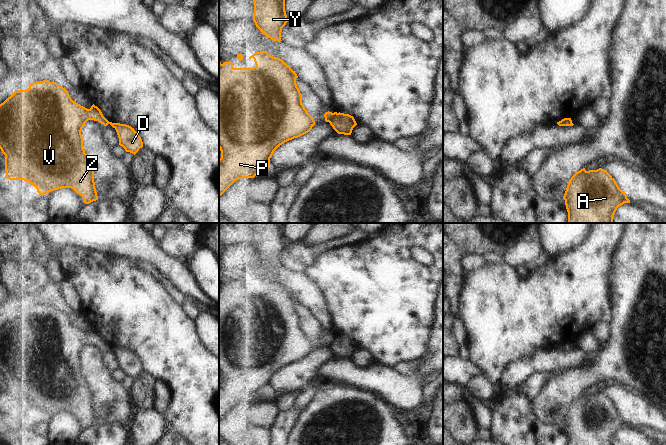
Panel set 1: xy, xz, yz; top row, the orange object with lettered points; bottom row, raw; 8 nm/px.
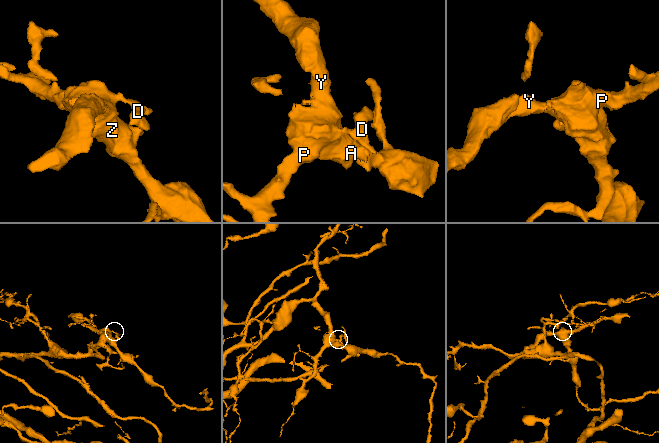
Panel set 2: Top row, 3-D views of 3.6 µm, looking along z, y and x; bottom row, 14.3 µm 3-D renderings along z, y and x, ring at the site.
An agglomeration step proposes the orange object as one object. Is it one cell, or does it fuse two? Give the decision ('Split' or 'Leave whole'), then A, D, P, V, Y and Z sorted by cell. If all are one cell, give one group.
Split. Groups: A P V Y Z / D

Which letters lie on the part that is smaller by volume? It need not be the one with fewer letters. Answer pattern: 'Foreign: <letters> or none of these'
Foreign: D

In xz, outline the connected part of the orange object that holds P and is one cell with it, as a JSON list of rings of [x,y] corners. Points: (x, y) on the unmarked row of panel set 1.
[[[267,275],[255,276],[249,283],[253,282],[255,291],[234,292],[232,286],[219,286],[219,421],[237,404],[242,402],[254,402],[260,396],[268,394],[270,382],[274,375],[285,366],[298,362],[308,357],[315,349],[314,342],[308,337],[302,328],[302,320],[296,308],[297,298],[282,283],[271,280]]]

